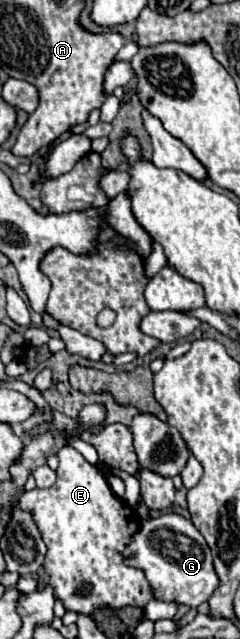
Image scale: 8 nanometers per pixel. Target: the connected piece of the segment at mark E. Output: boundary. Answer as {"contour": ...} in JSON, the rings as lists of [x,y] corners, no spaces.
{"contour":[[[65,446],[57,452],[57,458],[59,458],[57,482],[47,490],[23,492],[19,498],[21,506],[33,512],[35,524],[47,544],[47,558],[43,562],[43,568],[49,576],[49,586],[53,588],[53,596],[63,602],[67,612],[85,614],[85,616],[93,616],[93,612],[101,608],[113,608],[113,610],[125,606],[145,608],[153,598],[153,588],[149,586],[145,572],[127,566],[123,558],[123,550],[129,544],[129,538],[141,526],[137,510],[133,510],[125,500],[115,496],[103,472],[97,466],[89,464],[77,450]]]}

